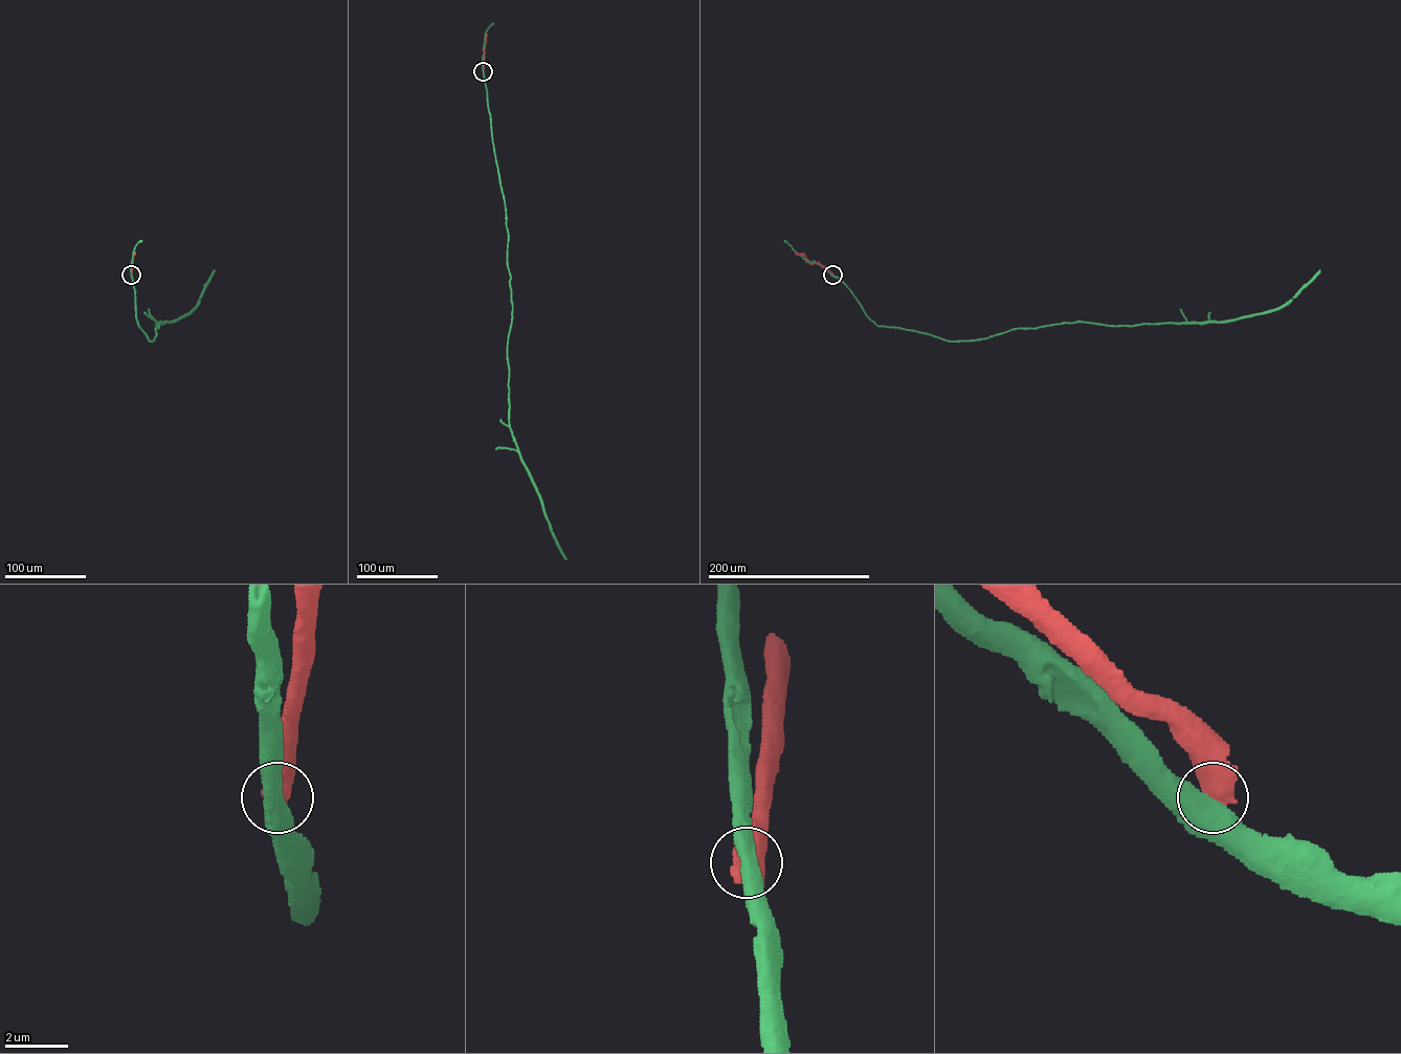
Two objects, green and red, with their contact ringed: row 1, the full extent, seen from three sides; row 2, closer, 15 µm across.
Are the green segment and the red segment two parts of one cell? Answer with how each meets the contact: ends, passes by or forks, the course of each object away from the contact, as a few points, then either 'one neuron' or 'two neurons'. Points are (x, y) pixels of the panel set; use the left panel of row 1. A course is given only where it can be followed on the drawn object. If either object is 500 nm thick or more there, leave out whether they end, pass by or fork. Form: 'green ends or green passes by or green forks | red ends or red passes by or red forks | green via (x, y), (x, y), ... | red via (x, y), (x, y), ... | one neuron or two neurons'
green via (131, 275), (136, 319), (148, 339), (154, 339), (155, 328), (160, 323), (155, 326), (157, 323), (176, 321) | red via (131, 275), (135, 251) | two neurons

